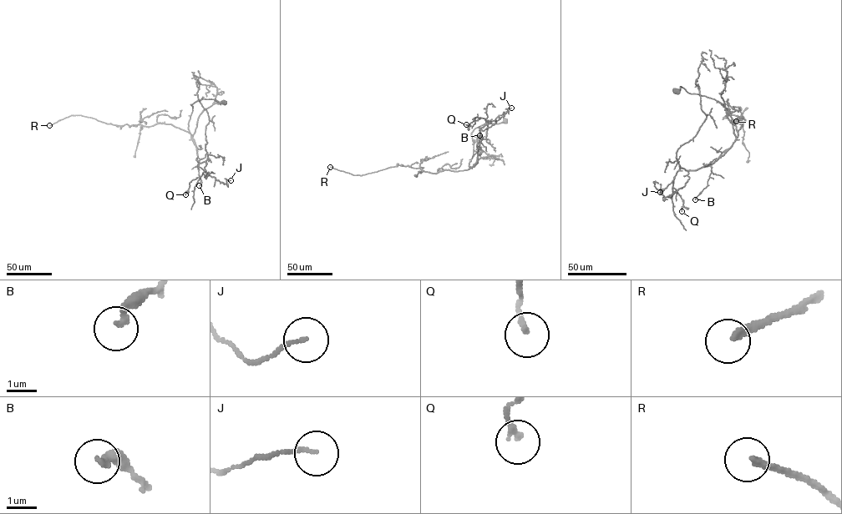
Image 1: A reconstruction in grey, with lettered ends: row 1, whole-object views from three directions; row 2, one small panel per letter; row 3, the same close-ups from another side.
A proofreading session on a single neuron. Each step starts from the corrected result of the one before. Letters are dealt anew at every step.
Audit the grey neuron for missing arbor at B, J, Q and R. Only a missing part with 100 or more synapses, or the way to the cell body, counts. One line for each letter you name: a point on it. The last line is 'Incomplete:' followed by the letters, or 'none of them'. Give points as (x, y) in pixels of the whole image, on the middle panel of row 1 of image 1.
R: at (330, 167)
Incomplete: R

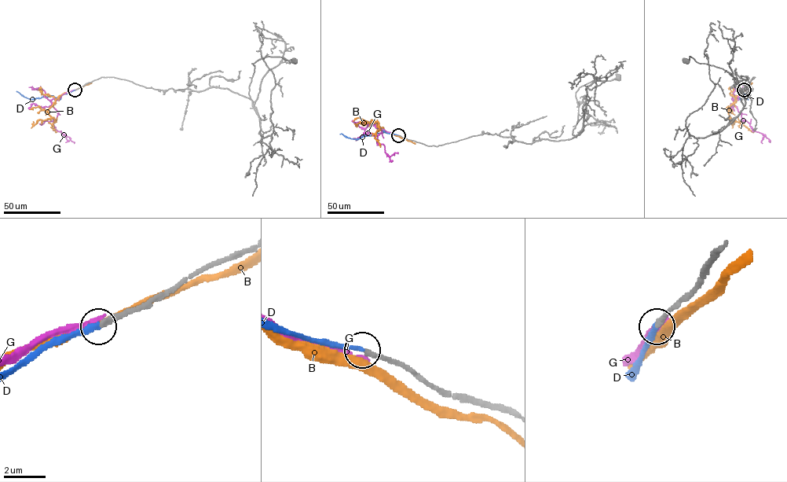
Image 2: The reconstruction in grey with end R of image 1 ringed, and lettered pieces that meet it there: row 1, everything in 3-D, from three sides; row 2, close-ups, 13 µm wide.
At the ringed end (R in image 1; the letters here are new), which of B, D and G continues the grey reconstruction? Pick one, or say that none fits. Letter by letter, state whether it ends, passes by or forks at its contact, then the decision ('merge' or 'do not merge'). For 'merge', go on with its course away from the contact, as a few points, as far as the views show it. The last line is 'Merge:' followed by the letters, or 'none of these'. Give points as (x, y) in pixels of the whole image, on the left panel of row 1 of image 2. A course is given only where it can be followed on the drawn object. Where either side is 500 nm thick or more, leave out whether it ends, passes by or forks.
B: it passes by | do not merge
D: it ends | merge | via (75, 90), (59, 97), (42, 97), (32, 99), (16, 91)
G: it ends | do not merge
Merge: D

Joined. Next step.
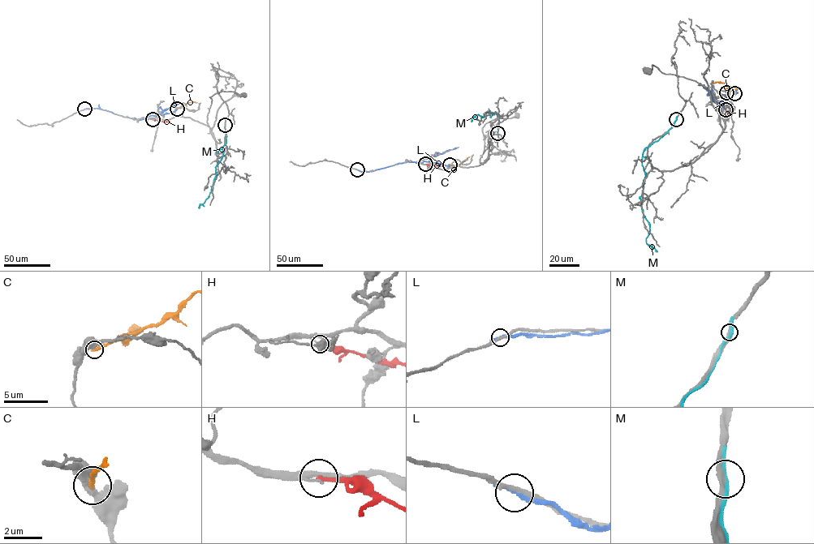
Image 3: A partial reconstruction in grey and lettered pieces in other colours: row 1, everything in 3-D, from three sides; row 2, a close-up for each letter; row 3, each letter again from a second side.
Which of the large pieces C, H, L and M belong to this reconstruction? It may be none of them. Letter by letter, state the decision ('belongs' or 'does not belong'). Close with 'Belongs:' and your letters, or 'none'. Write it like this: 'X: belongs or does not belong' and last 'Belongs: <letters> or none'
C: does not belong
H: does not belong
L: does not belong
M: does not belong
Belongs: none

